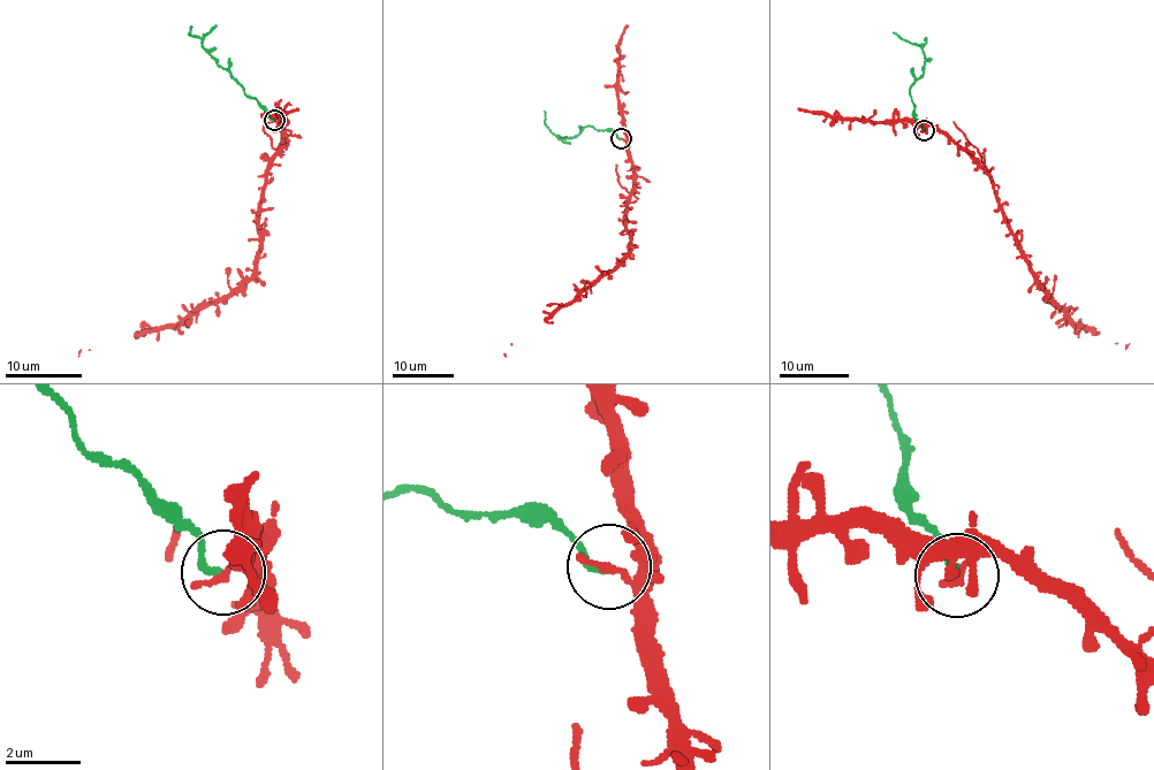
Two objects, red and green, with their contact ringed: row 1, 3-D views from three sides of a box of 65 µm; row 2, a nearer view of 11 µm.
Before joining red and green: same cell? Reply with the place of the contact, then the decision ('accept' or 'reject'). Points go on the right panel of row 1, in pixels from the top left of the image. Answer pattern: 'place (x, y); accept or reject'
place (924, 130); reject

